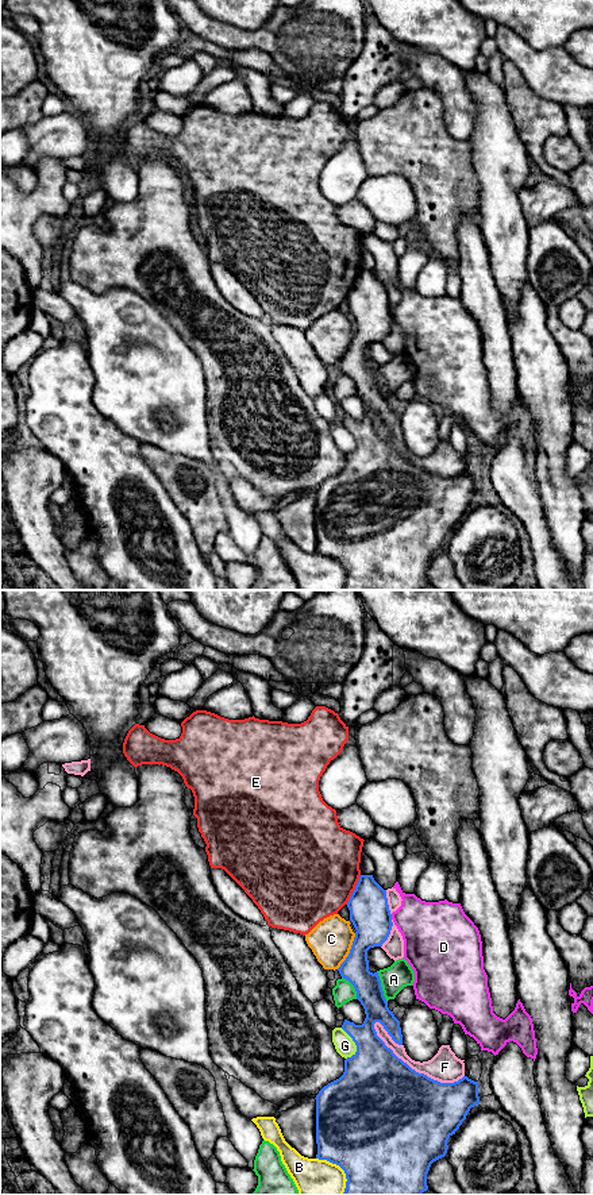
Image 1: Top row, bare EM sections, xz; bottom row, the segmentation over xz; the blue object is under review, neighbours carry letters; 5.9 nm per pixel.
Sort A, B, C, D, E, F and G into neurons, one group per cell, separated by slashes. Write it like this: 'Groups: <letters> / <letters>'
Groups: A / B / C / D / E / F / G

